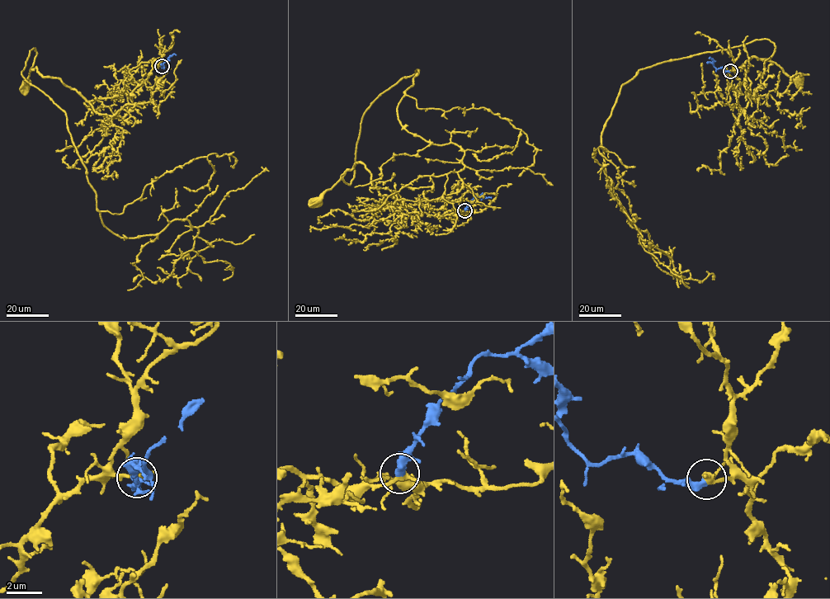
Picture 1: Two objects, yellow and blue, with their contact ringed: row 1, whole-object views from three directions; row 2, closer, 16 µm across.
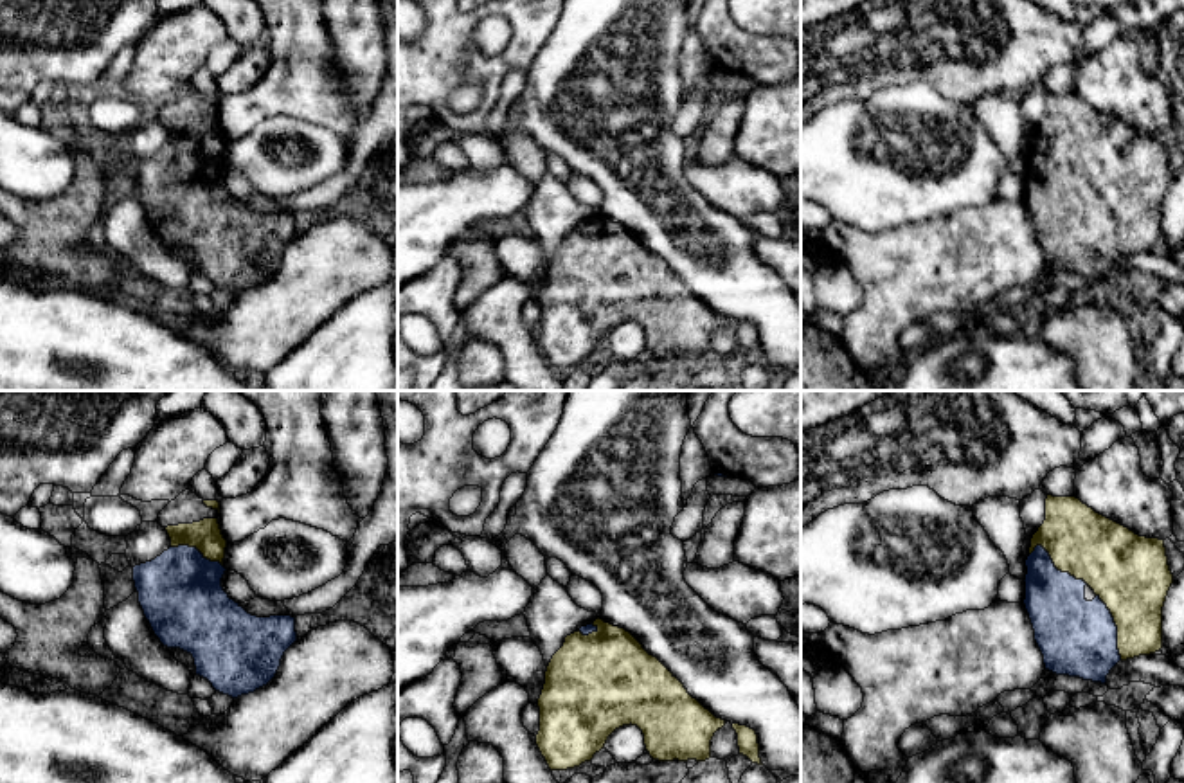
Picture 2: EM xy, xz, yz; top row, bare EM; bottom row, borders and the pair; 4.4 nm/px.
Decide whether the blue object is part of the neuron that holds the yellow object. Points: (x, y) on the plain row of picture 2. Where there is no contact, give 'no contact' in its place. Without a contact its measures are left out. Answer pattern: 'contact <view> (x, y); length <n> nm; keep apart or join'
contact yz (1057, 164); length 300 nm; join

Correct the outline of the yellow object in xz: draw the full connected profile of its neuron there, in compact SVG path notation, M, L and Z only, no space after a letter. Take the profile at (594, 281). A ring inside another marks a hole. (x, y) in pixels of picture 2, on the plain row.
M596 216L565 234L552 252L542 292L536 342L551 367L590 358L608 333L623 322L637 322L646 347L659 358L705 358L711 337L725 317L716 315L684 281L624 225Z

